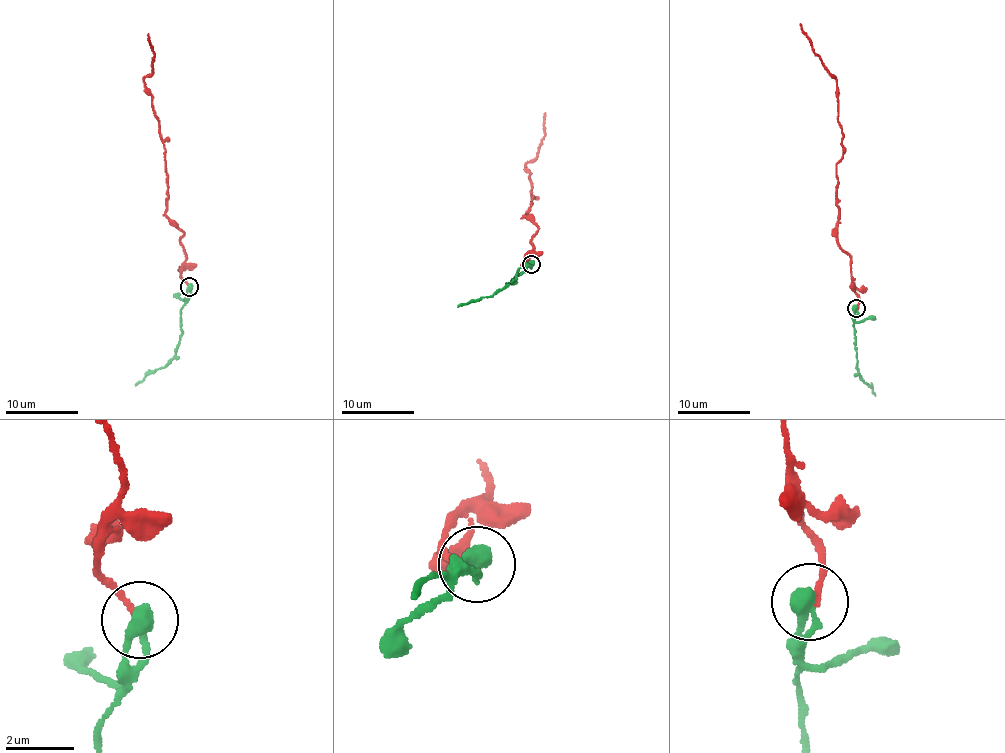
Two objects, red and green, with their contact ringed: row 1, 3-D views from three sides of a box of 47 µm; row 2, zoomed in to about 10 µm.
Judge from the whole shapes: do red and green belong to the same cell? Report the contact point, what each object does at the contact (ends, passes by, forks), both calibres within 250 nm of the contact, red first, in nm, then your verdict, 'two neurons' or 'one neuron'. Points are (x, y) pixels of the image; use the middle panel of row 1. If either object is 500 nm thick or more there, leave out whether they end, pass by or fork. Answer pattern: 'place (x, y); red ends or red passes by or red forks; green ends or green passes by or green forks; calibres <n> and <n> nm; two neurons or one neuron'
place (531, 264); calibres 140 and 550 nm; one neuron

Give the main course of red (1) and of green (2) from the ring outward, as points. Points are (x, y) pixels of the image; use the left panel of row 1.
1: (189, 286), (182, 277), (185, 233), (166, 214), (164, 144), (143, 79), (153, 72), (149, 34)
2: (189, 286), (187, 302), (181, 309), (181, 336), (176, 356), (163, 367), (151, 371), (135, 385)

